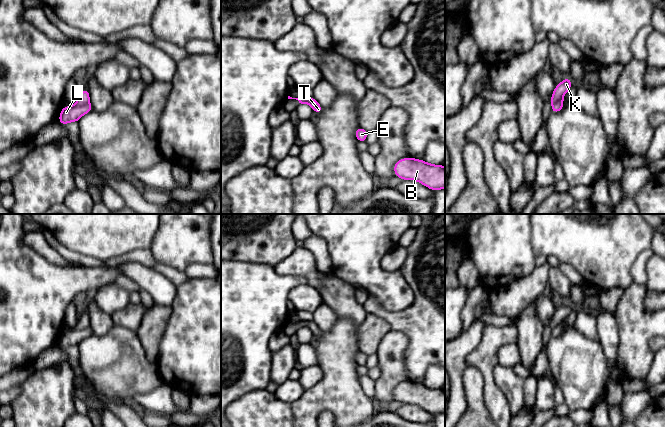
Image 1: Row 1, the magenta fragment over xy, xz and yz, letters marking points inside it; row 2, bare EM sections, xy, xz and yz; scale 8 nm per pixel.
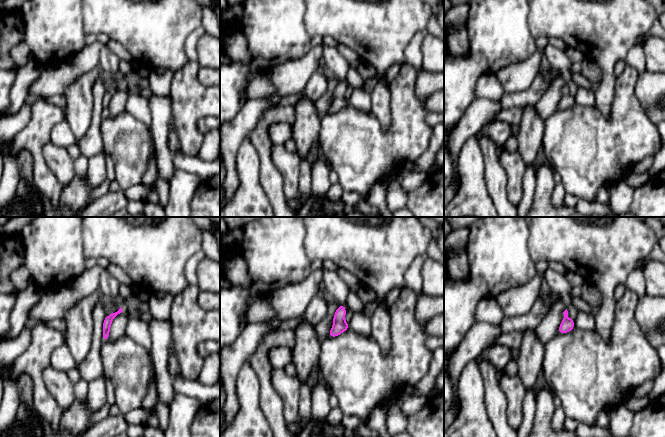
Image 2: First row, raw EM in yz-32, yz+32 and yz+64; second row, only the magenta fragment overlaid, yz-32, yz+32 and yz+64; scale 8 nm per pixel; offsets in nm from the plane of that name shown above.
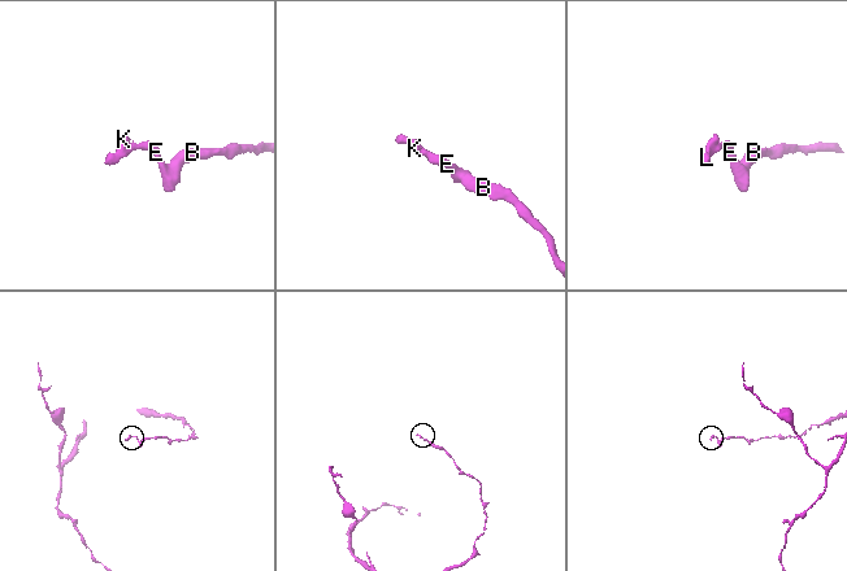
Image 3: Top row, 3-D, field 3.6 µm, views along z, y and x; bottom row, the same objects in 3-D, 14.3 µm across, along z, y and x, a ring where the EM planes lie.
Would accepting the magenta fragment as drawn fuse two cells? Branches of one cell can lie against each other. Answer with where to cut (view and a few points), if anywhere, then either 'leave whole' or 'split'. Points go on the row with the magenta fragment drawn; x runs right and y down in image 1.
no cut | leave whole

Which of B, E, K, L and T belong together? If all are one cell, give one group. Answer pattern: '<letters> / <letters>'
B E K L T

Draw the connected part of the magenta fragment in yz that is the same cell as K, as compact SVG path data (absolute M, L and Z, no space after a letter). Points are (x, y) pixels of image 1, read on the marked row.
M566 77L562 82L556 85L551 96L551 112L557 113L563 110L564 99L562 98L562 96L569 91L572 84L573 82L568 77Z

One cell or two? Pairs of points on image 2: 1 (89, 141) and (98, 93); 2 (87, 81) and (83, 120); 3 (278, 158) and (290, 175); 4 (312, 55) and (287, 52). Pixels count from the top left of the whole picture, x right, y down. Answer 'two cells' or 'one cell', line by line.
1: one cell
2: one cell
3: one cell
4: two cells

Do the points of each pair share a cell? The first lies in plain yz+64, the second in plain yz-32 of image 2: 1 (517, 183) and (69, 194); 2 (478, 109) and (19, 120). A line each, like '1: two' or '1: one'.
1: two
2: one

